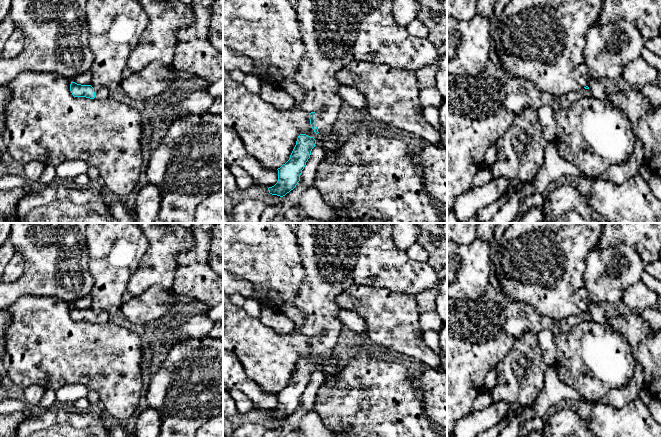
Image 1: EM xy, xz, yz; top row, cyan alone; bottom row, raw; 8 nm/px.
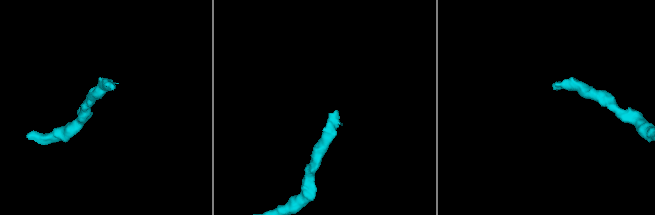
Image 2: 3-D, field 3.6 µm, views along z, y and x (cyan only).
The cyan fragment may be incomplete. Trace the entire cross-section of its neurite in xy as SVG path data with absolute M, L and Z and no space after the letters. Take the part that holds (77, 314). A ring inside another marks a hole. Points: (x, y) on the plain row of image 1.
M71 306L70 315L74 321L86 321L96 324L107 323L110 318L110 314L107 312L96 314L91 309L81 309L75 306Z

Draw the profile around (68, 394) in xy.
M67 384L55 391L57 400L63 405L72 406L78 399L86 397L89 390L82 384Z

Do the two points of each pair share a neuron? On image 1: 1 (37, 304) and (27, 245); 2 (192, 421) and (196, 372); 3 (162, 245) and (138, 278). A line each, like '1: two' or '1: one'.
1: two
2: one
3: one

